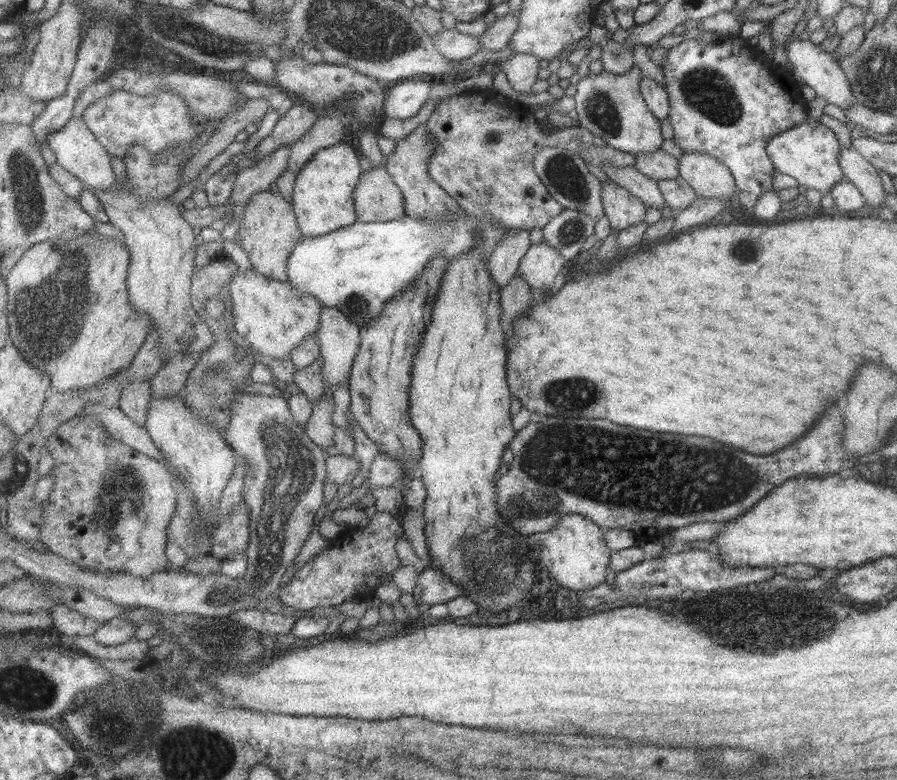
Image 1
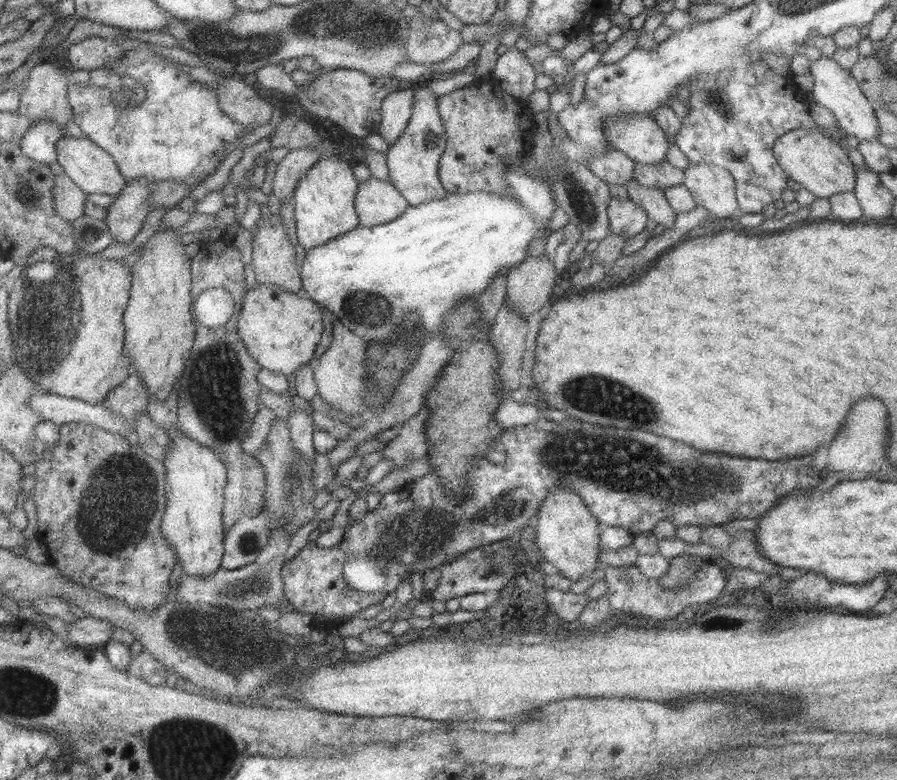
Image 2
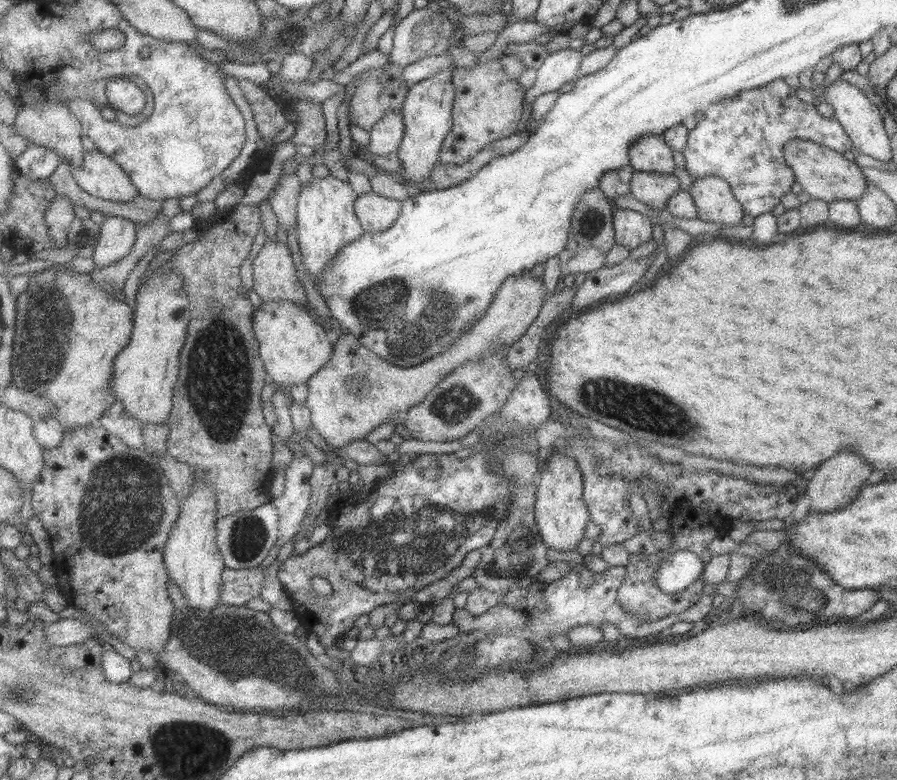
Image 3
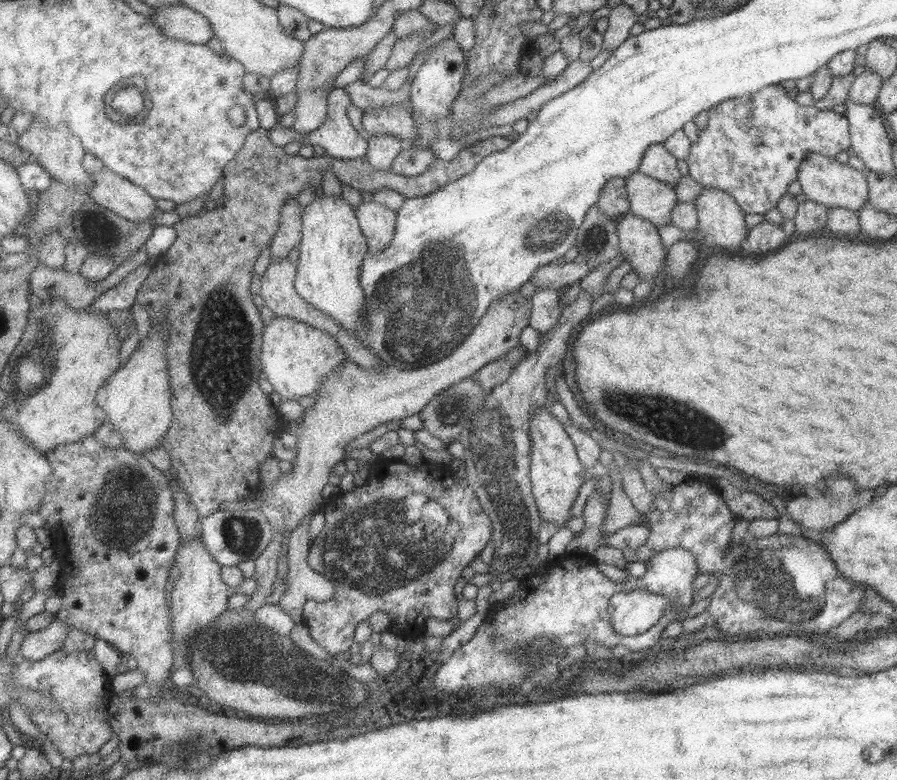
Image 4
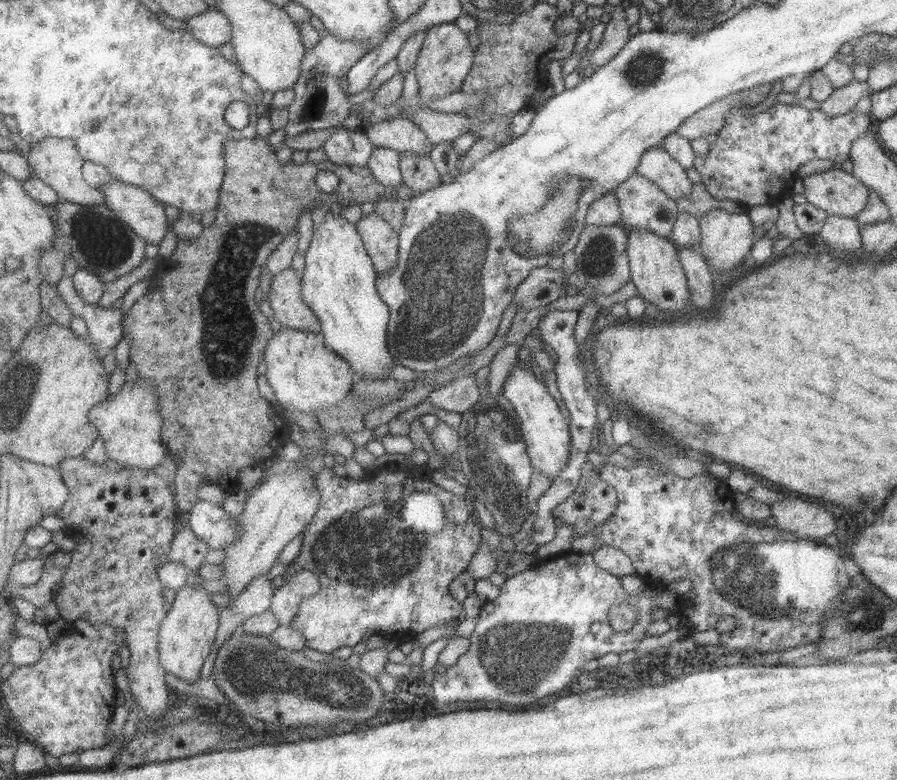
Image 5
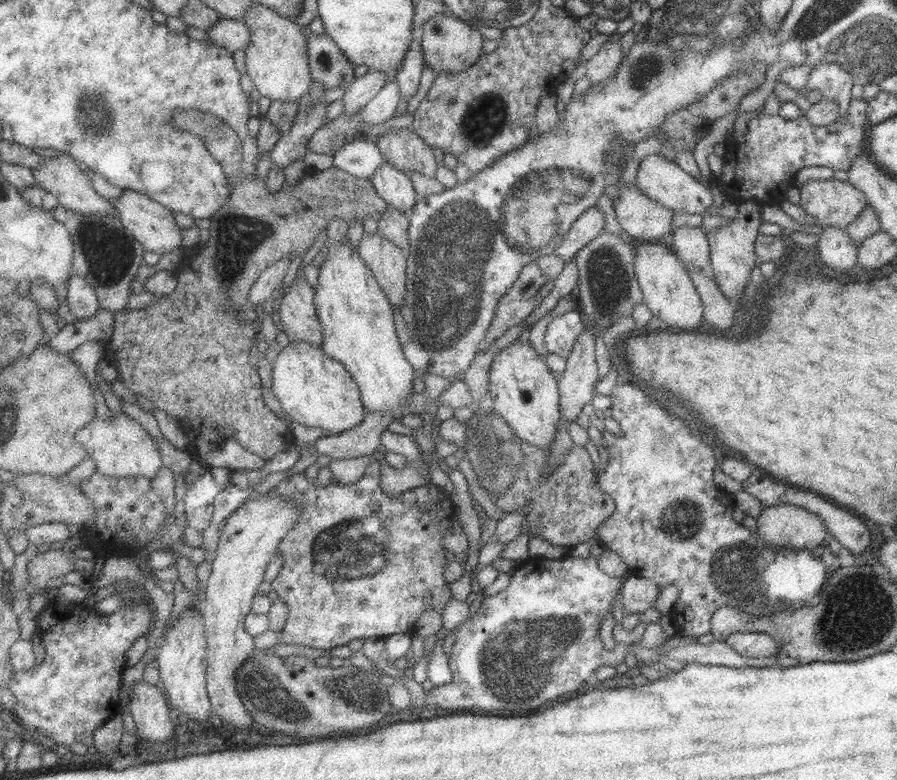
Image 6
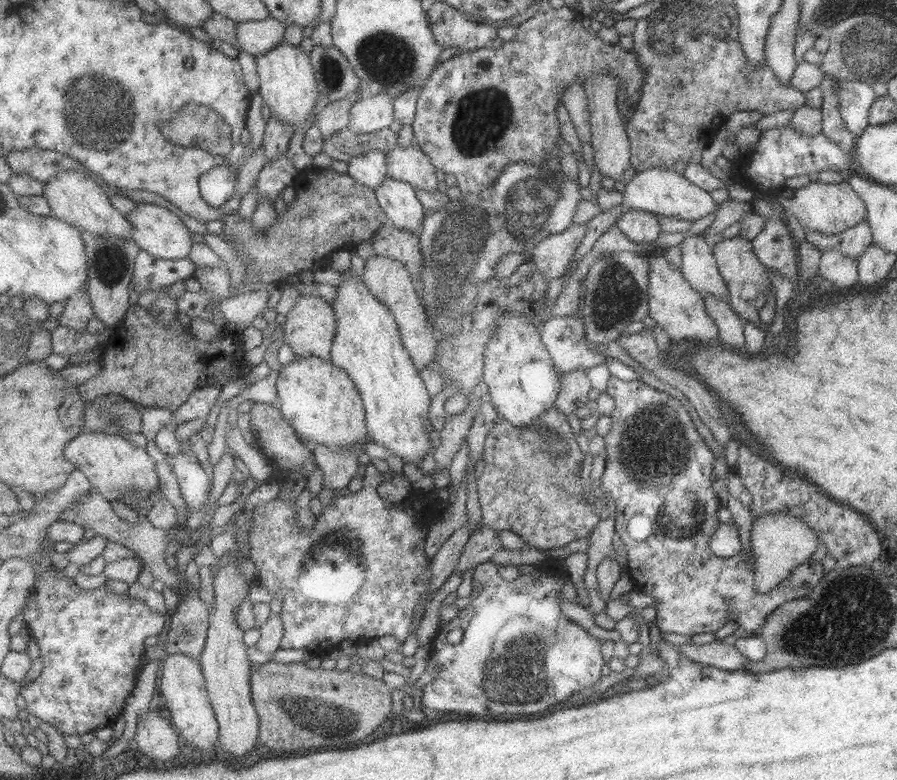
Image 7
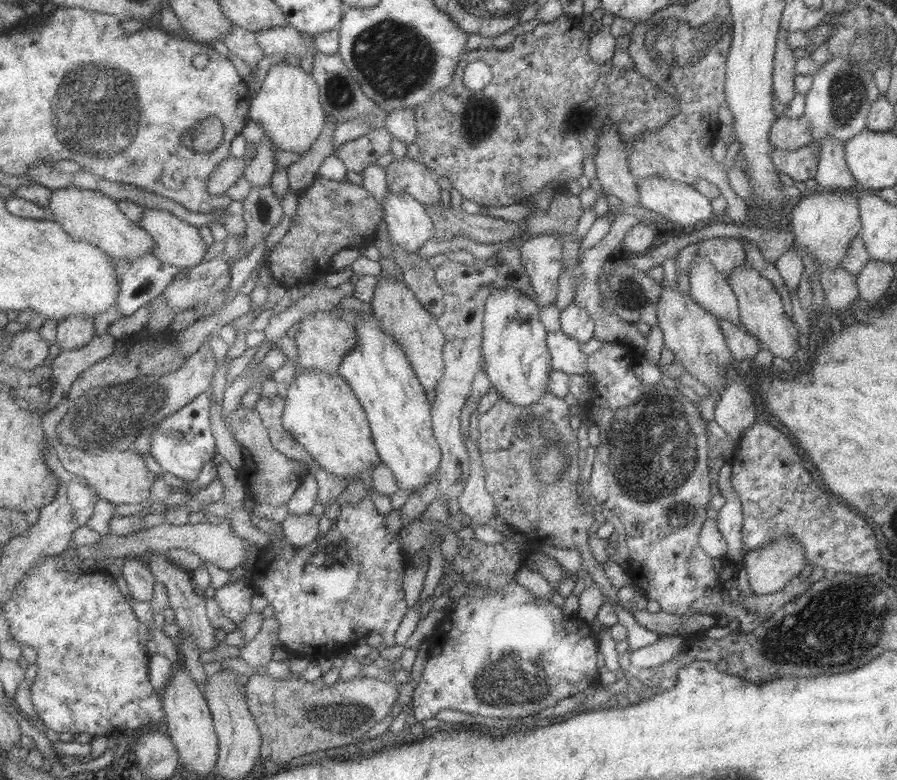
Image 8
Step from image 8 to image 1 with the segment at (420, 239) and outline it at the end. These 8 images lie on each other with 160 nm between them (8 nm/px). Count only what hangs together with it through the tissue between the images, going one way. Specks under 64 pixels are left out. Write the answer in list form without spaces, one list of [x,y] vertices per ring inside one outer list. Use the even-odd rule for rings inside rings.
[[[419,77],[397,83],[388,91],[386,117],[407,120],[419,114],[423,103],[429,100],[434,78]]]

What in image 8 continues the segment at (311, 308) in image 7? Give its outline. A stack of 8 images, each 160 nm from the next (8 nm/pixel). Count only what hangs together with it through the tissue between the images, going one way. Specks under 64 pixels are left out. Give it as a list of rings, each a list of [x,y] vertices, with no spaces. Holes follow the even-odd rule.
[[[335,310],[317,311],[304,317],[295,333],[298,362],[304,369],[319,369],[330,375],[339,375],[340,364],[358,343],[358,329],[343,320]]]

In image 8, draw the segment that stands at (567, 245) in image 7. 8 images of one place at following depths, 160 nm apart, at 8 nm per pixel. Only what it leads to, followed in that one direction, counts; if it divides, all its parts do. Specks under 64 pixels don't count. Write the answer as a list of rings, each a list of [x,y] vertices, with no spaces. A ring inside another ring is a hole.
[[[538,234],[518,248],[519,260],[536,294],[536,305],[541,308],[551,304],[556,299],[556,282],[562,271],[563,241],[553,234]]]

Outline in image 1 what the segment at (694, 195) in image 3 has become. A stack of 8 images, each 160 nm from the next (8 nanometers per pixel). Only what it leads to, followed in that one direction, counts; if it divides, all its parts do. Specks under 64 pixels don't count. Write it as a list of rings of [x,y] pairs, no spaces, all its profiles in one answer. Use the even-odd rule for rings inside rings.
[[[683,152],[676,161],[678,176],[697,196],[719,199],[725,203],[736,191],[730,170],[716,158],[702,152]]]

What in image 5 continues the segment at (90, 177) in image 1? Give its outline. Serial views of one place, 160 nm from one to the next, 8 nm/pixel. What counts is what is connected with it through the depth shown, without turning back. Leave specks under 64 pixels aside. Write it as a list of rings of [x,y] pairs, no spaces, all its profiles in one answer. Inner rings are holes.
[[[114,179],[109,184],[101,187],[106,193],[105,204],[116,212],[121,220],[124,220],[139,236],[142,236],[148,244],[160,244],[169,232],[169,219],[166,213],[166,205],[157,200],[144,188],[135,186],[133,183],[124,183],[122,180]]]

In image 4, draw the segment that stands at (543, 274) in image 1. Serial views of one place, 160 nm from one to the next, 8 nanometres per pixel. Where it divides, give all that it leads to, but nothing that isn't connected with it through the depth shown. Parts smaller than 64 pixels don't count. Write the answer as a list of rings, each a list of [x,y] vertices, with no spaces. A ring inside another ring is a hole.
[[[519,290],[514,293],[505,293],[495,300],[492,300],[483,313],[483,316],[461,344],[458,344],[449,355],[439,359],[435,363],[415,369],[403,370],[391,365],[373,367],[370,369],[361,368],[354,360],[345,359],[345,362],[335,372],[332,372],[325,383],[322,384],[321,390],[314,396],[314,406],[305,410],[306,418],[299,429],[289,429],[291,434],[299,436],[299,454],[293,462],[291,473],[283,474],[274,485],[269,488],[261,487],[259,493],[261,497],[260,511],[265,518],[270,520],[274,528],[274,538],[277,535],[285,537],[286,540],[298,527],[299,523],[310,515],[321,504],[326,504],[327,500],[323,498],[323,488],[329,483],[329,474],[337,464],[341,463],[345,457],[345,446],[349,442],[359,438],[362,434],[371,432],[379,424],[387,424],[393,420],[403,420],[407,416],[419,414],[419,411],[441,391],[445,391],[450,384],[457,384],[460,380],[473,376],[484,364],[504,356],[504,354],[519,345],[519,334],[521,328],[528,326],[528,320],[531,312],[531,301],[524,299]]]

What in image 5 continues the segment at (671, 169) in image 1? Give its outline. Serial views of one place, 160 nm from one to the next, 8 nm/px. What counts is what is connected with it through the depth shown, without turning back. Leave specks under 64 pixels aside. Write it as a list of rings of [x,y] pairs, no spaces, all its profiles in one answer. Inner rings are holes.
[[[633,173],[629,175],[627,180],[624,180],[619,186],[616,186],[612,191],[615,193],[615,198],[618,202],[620,210],[620,225],[628,228],[646,228],[657,236],[669,239],[671,229],[675,222],[676,202],[665,195],[656,184],[647,180],[640,174]]]

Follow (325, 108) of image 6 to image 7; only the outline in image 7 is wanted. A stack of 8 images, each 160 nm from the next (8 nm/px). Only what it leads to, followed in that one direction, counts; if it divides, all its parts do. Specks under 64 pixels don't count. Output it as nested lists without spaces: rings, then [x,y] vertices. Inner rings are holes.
[[[284,152],[277,160],[270,160],[261,171],[260,179],[257,186],[260,192],[260,202],[275,198],[293,184],[293,180],[297,178],[299,169],[295,168],[289,152]]]

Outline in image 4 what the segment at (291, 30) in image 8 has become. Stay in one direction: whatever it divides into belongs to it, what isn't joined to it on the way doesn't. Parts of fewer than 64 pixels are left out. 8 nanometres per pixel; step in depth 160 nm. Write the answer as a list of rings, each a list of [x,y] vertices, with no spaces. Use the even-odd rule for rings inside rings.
[[[183,4],[154,8],[152,20],[161,33],[175,40],[209,44],[215,38],[213,27],[206,16]]]

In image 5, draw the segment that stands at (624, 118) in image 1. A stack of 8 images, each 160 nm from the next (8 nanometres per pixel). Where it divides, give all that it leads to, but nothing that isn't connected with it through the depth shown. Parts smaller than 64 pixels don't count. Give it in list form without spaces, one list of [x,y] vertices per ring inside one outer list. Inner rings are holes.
[[[657,146],[640,156],[635,173],[656,184],[665,195],[675,200],[689,194],[692,183],[685,169],[668,152]]]

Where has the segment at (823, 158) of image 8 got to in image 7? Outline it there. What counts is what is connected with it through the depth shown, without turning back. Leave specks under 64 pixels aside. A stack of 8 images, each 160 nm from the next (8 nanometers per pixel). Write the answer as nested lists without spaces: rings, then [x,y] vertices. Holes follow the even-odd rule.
[[[825,75],[819,83],[819,89],[822,93],[822,130],[830,142],[836,142],[844,151],[852,154],[855,138],[844,127],[839,107],[836,106],[835,89],[837,89],[838,79],[831,75]]]

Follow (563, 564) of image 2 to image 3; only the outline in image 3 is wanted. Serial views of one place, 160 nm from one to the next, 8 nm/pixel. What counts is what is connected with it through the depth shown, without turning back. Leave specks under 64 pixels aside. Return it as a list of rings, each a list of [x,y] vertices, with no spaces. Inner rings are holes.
[[[554,452],[544,457],[547,463],[539,468],[540,481],[535,492],[534,519],[537,530],[546,548],[574,550],[583,537],[585,522],[590,518],[582,498],[582,476],[571,456]]]

